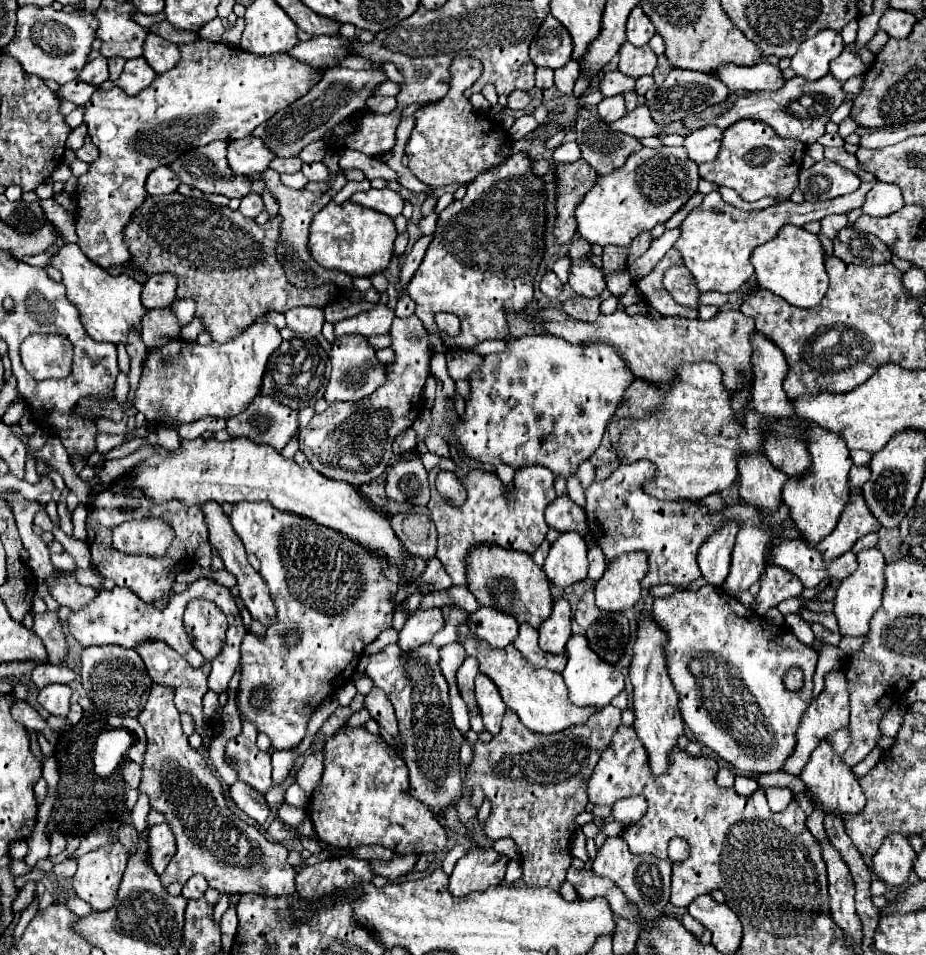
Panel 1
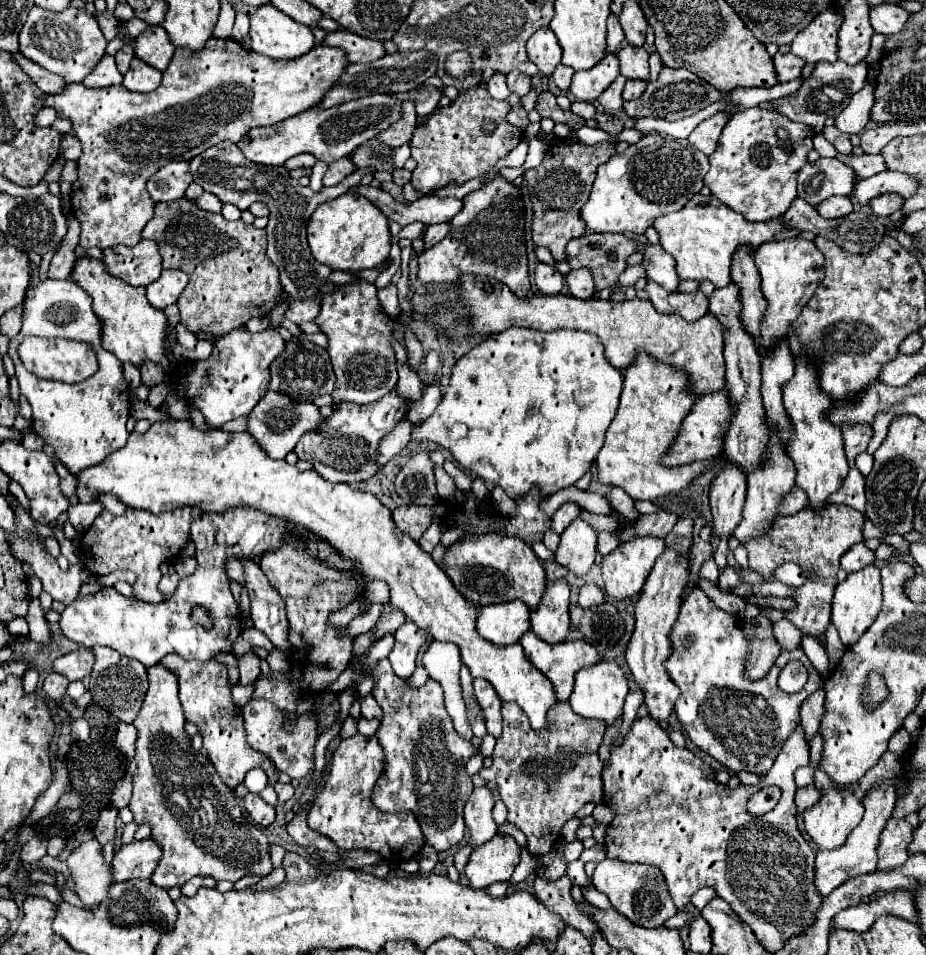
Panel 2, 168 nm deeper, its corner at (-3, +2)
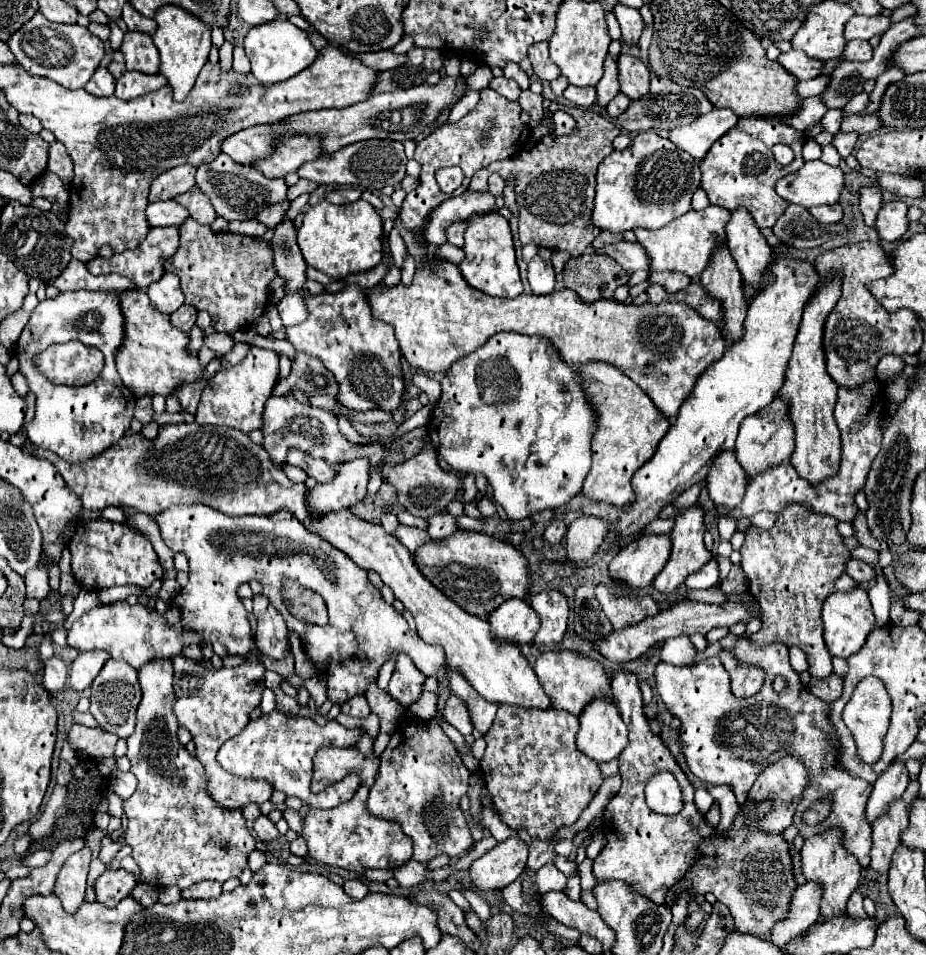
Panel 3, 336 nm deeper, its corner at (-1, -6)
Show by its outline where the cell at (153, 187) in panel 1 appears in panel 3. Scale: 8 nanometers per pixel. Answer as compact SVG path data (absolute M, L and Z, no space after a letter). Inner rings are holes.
M181 164L177 168L163 172L159 178L153 180L151 190L149 190L149 200L151 202L171 200L177 194L191 190L195 186L195 172L197 172L197 168L187 166L187 164Z

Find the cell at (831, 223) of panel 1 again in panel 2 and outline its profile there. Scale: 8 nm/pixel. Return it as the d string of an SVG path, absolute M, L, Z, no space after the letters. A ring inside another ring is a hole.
M835 196L835 198L827 198L817 206L819 216L823 218L843 218L847 214L853 212L853 204L847 196Z

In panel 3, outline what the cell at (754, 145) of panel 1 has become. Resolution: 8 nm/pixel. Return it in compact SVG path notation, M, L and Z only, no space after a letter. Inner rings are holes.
M741 118L729 134L725 134L721 140L717 140L705 160L701 160L701 188L707 192L713 206L721 206L727 210L735 210L739 206L745 206L757 226L771 228L777 218L785 212L789 202L785 202L781 196L775 194L773 184L783 178L785 174L799 170L803 166L801 148L805 142L805 134L795 130L793 126L777 120L777 118ZM775 144L787 144L795 160L789 166L781 166L775 162L771 148Z

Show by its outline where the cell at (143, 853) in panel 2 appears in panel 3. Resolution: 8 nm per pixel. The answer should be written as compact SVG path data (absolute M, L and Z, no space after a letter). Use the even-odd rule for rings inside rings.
M119 868L119 870L105 870L95 880L93 888L95 888L97 902L101 902L109 908L115 908L119 900L129 896L129 892L135 888L135 882L133 882L133 876L129 872Z

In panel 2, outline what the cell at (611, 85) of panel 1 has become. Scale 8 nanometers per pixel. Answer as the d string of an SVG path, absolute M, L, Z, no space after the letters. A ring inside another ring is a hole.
M609 54L597 66L593 66L589 70L575 72L569 90L573 92L573 96L577 100L595 102L607 90L607 86L611 86L611 82L615 82L617 76L619 76L617 56Z

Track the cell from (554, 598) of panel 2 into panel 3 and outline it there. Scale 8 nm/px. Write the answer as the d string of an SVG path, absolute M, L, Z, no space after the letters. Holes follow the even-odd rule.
M545 590L541 594L531 596L529 604L541 616L541 628L533 638L535 646L549 648L559 644L567 630L567 618L569 618L567 598L557 590Z

